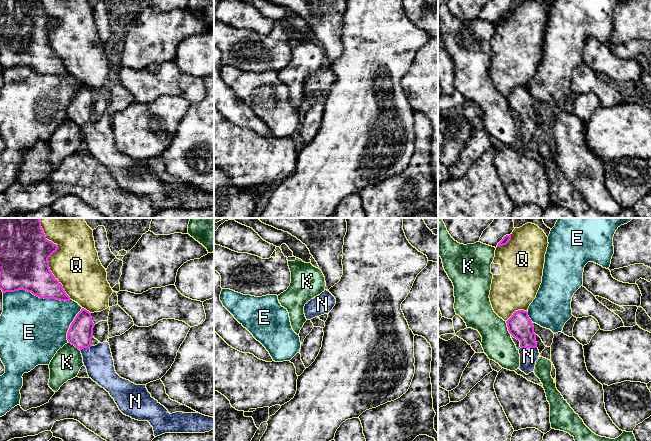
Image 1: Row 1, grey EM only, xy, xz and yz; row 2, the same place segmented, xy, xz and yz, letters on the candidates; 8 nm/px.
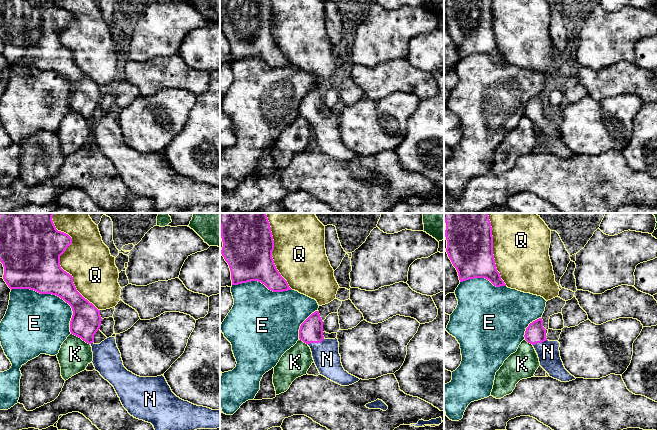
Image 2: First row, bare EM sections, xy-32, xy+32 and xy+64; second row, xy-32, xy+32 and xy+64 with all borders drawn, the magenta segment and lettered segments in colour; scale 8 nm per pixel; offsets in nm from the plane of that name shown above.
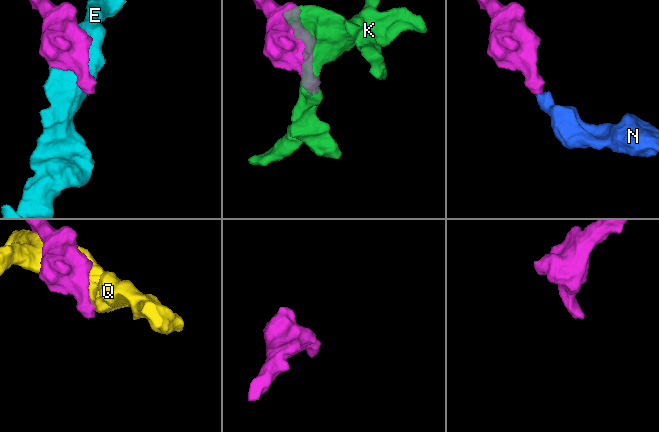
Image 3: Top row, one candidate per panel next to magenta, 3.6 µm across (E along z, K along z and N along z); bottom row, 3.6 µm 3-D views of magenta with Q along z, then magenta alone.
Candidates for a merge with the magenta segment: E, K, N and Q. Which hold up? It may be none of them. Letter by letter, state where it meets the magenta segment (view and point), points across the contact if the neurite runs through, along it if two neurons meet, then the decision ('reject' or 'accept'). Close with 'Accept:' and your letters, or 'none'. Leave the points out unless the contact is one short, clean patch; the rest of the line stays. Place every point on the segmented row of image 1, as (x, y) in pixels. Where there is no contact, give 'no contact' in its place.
E: contact xy (37, 296); reject
K: contact yz (508, 328); reject
N: contact yz (529, 347); way yz (520, 326), (527, 337), (529, 347), (528, 356); accept
Q: contact xy (49, 256); reject
Accept: N

